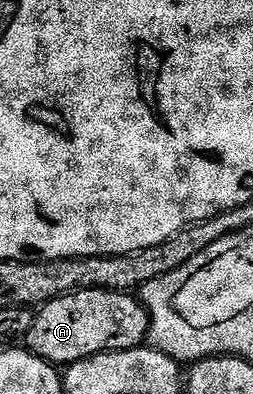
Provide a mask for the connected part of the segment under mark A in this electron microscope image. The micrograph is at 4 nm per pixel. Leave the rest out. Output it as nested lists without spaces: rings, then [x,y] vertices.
[[[75,290],[38,307],[33,324],[25,336],[25,346],[52,366],[66,368],[73,362],[80,362],[94,354],[103,354],[107,350],[131,350],[135,346],[144,345],[150,333],[151,318],[134,293],[122,290]]]

